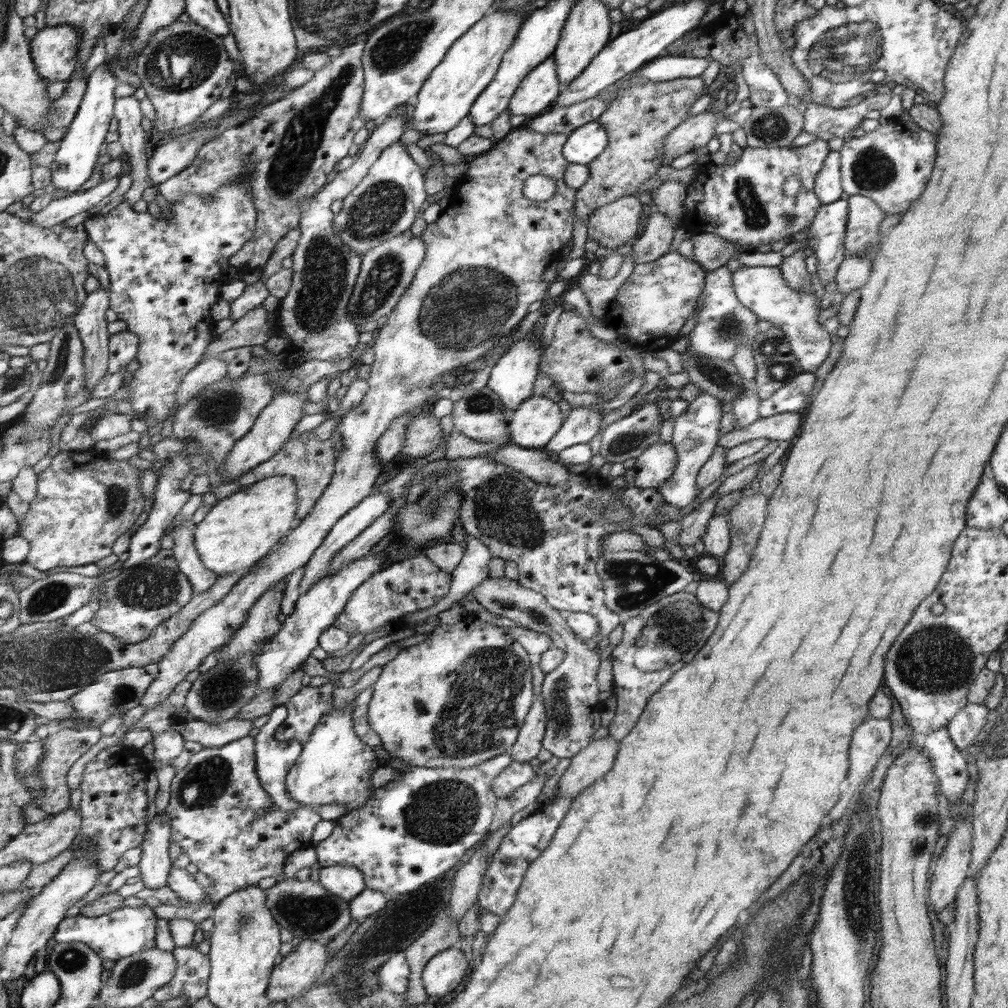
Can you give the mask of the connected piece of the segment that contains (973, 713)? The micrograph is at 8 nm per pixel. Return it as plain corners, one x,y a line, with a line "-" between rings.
969,702
946,727
950,740
958,750
968,752
968,748
975,744
977,736
986,726
989,708
982,704

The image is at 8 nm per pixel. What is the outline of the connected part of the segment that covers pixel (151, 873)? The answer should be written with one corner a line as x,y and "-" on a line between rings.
159,815
150,821
145,842
140,846
141,859
137,864
146,889
156,890
167,886
168,872
173,866
169,857
171,828
169,816

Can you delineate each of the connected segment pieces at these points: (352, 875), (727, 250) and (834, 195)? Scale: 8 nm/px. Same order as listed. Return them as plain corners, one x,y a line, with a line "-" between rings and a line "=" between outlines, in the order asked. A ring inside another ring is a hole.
355,866
321,867
318,876
322,887
344,901
352,901
366,889
364,876
=
712,233
694,234
690,239
693,242
693,261
711,271
726,265
737,246
=
830,151
824,159
824,166
816,175
814,192
821,204
828,205
841,200
841,156
838,151

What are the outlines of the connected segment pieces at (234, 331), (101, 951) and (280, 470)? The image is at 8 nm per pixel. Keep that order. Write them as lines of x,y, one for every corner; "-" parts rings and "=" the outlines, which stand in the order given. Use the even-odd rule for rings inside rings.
262,305
247,311
242,318
234,321
231,328
218,335
214,342
210,342
200,361
209,356
217,356
231,348
264,345
272,336
272,330
267,322
267,314
268,311
=
123,906
110,914
95,918
89,918
86,915
66,917
65,921
58,926
54,940
58,943
83,942
102,959
116,962
134,954
140,954
144,950
155,948
156,922
156,911
148,906
141,908
=
308,432
296,439
291,439
285,443
285,446
270,461
262,462
262,465
248,471
248,473
238,477
236,483
239,483
240,490
250,487
260,480
274,476
290,476
297,484
298,513
297,518
303,519
310,511
313,510
314,503
320,498
320,495
326,490
331,482
335,472
334,442
332,437
324,441
316,439
316,433

